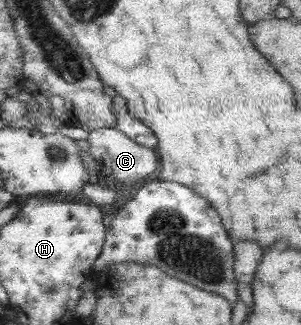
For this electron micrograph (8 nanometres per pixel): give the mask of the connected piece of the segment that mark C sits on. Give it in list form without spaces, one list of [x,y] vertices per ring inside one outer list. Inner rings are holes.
[[[99,128],[89,133],[87,137],[91,156],[102,166],[104,173],[109,175],[119,186],[134,184],[158,170],[158,156],[154,149],[146,148],[126,136],[122,130],[114,128]]]

